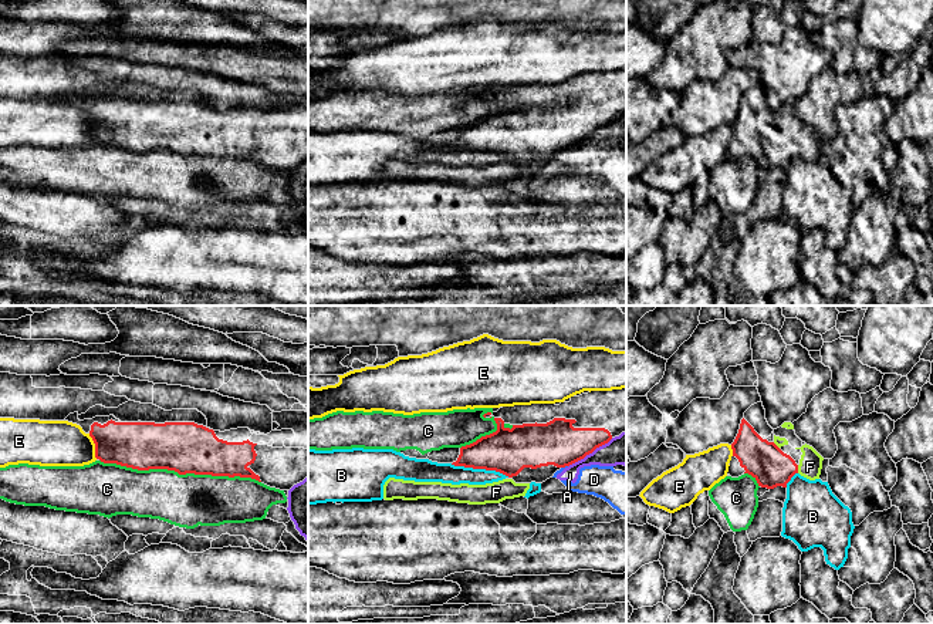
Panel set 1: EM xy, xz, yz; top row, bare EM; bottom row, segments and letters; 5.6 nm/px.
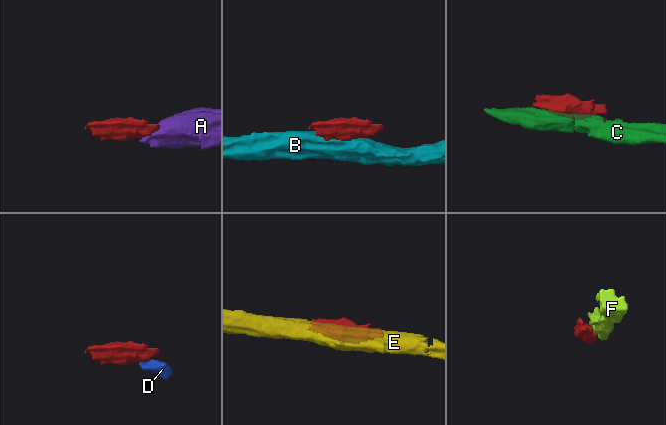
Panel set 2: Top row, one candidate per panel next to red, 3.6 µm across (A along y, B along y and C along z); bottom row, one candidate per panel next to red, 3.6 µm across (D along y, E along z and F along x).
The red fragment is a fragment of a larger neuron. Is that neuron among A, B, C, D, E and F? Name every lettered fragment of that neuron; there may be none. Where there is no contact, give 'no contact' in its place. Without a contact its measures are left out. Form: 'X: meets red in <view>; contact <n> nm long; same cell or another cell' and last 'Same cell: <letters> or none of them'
A: meets red in xz; contact 300 nm long; another cell
B: meets red in xz; contact 340 nm long; another cell
C: meets red in xy; contact 900 nm long; another cell
D: meets red in xz; contact 40 nm long; another cell
E: meets red in xy; contact 150 nm long; another cell
F: meets red in yz; contact 50 nm long; same cell
Same cell: F

